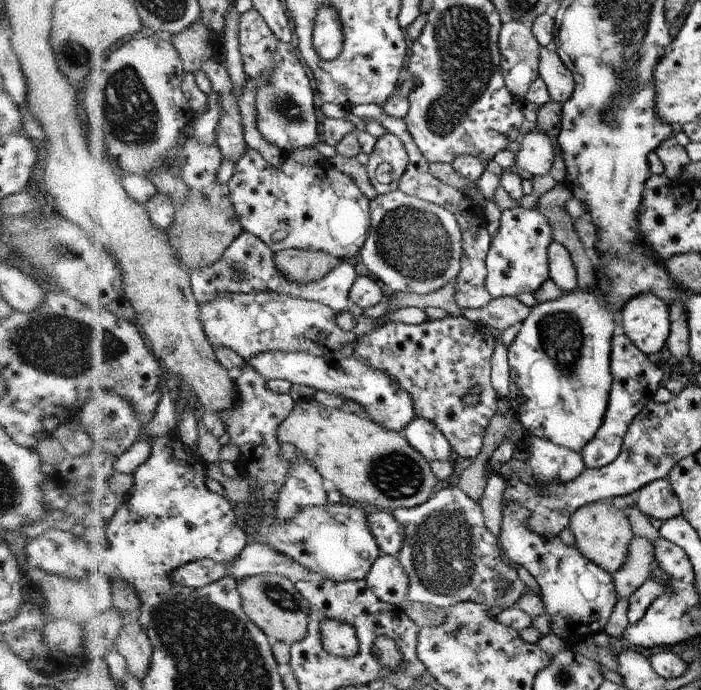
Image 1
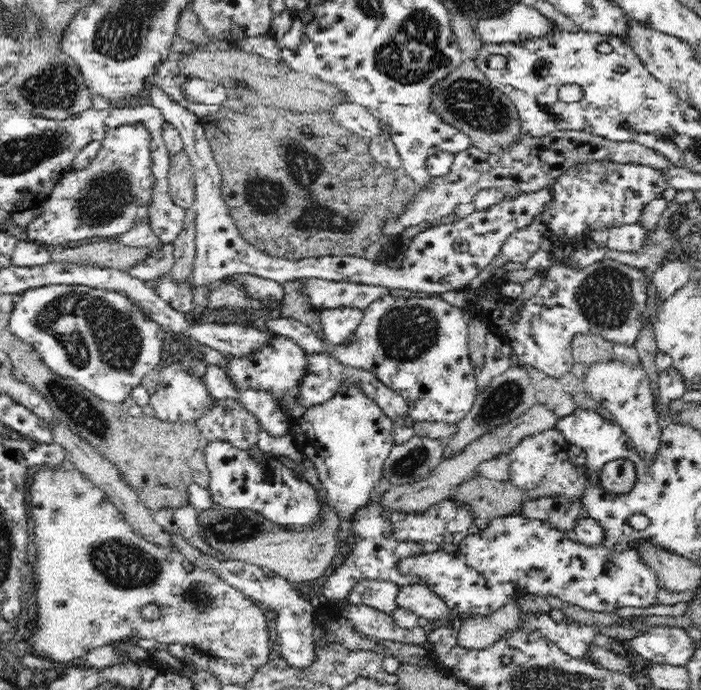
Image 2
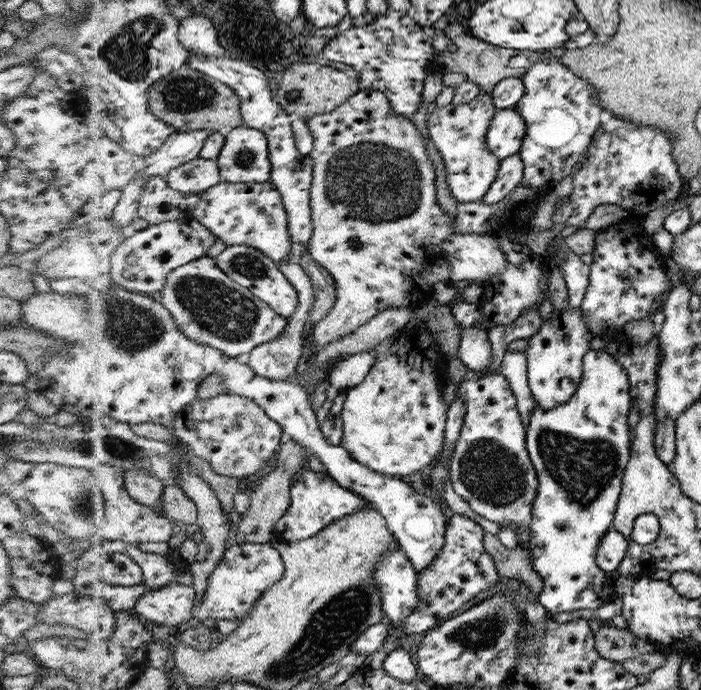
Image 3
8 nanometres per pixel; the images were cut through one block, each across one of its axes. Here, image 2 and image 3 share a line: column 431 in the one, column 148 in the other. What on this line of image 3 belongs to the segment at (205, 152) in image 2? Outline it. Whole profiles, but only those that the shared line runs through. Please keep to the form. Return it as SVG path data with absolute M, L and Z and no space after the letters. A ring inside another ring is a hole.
M187 217L180 220L150 224L146 229L132 232L113 256L113 270L109 281L135 293L151 294L164 290L170 273L192 261L206 256L219 236L200 219Z

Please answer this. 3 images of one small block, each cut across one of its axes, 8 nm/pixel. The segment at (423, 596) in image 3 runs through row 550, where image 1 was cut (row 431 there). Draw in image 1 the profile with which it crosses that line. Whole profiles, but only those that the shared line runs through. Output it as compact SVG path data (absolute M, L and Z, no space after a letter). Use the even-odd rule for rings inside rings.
M463 314L448 315L442 319L427 318L417 325L386 323L355 340L354 357L370 368L381 370L396 379L410 395L415 416L434 422L439 431L451 441L452 450L459 456L459 460L463 461L480 454L486 427L498 410L498 396L491 383L491 364L494 361L496 343L485 326L468 320ZM474 385L481 388L479 401L476 404L465 403L463 398Z

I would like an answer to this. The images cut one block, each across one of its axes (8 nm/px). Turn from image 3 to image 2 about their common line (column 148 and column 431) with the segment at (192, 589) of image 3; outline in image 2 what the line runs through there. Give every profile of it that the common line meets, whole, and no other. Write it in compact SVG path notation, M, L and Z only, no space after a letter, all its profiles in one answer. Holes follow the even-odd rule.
M416 582L399 587L395 601L396 608L409 610L409 612L428 621L436 621L446 617L450 612L446 603L443 603L440 597L430 590L430 587Z

